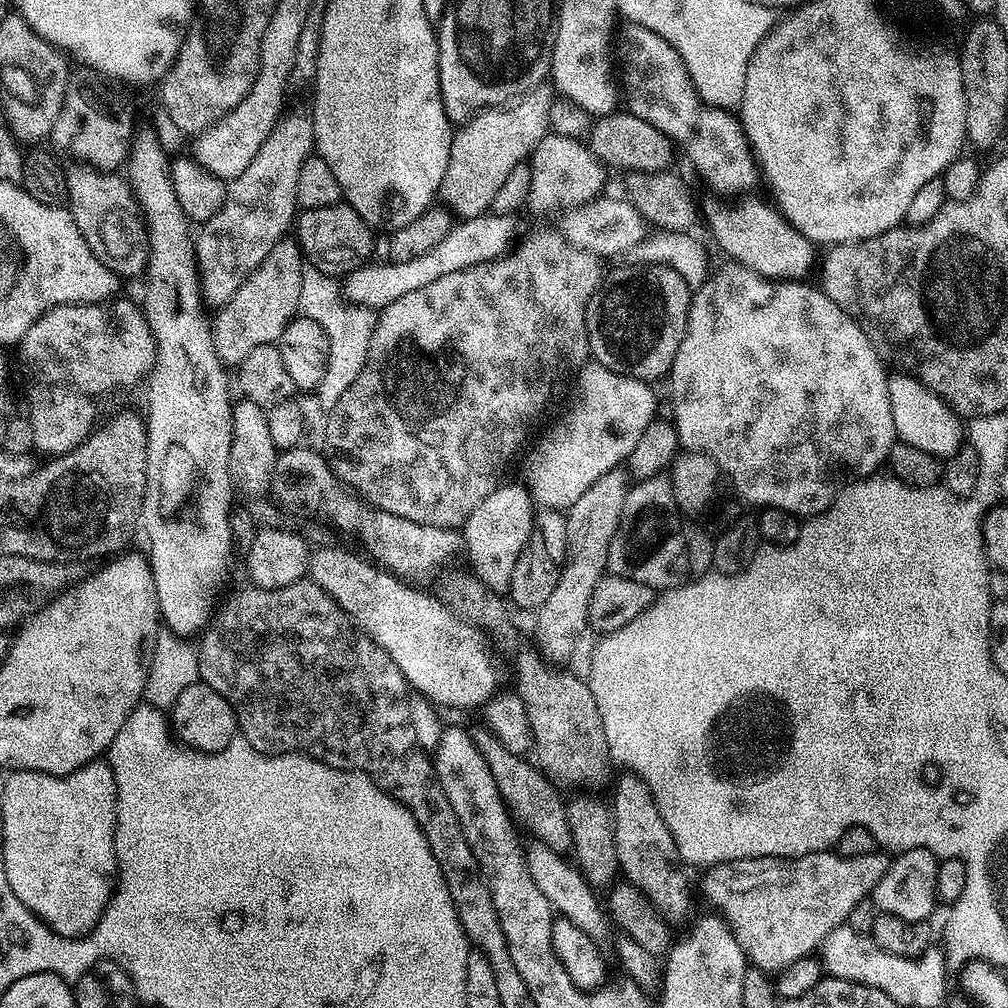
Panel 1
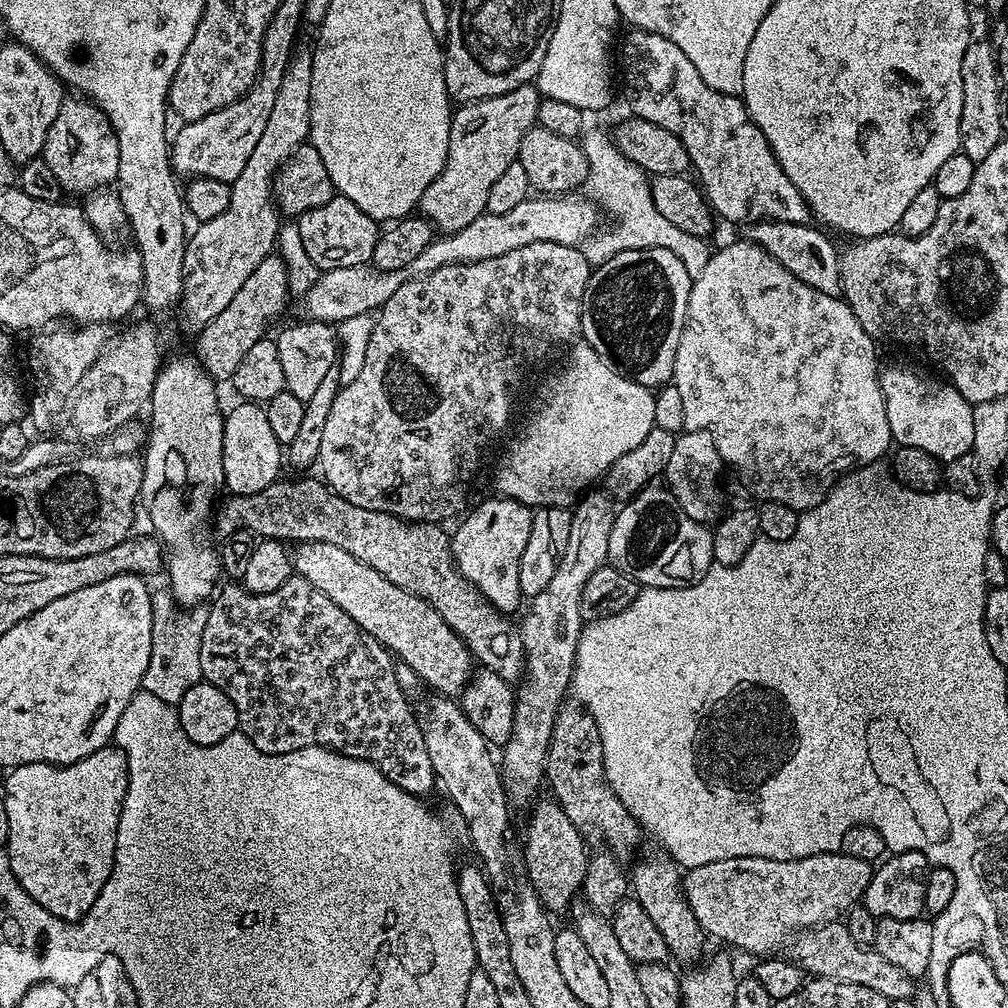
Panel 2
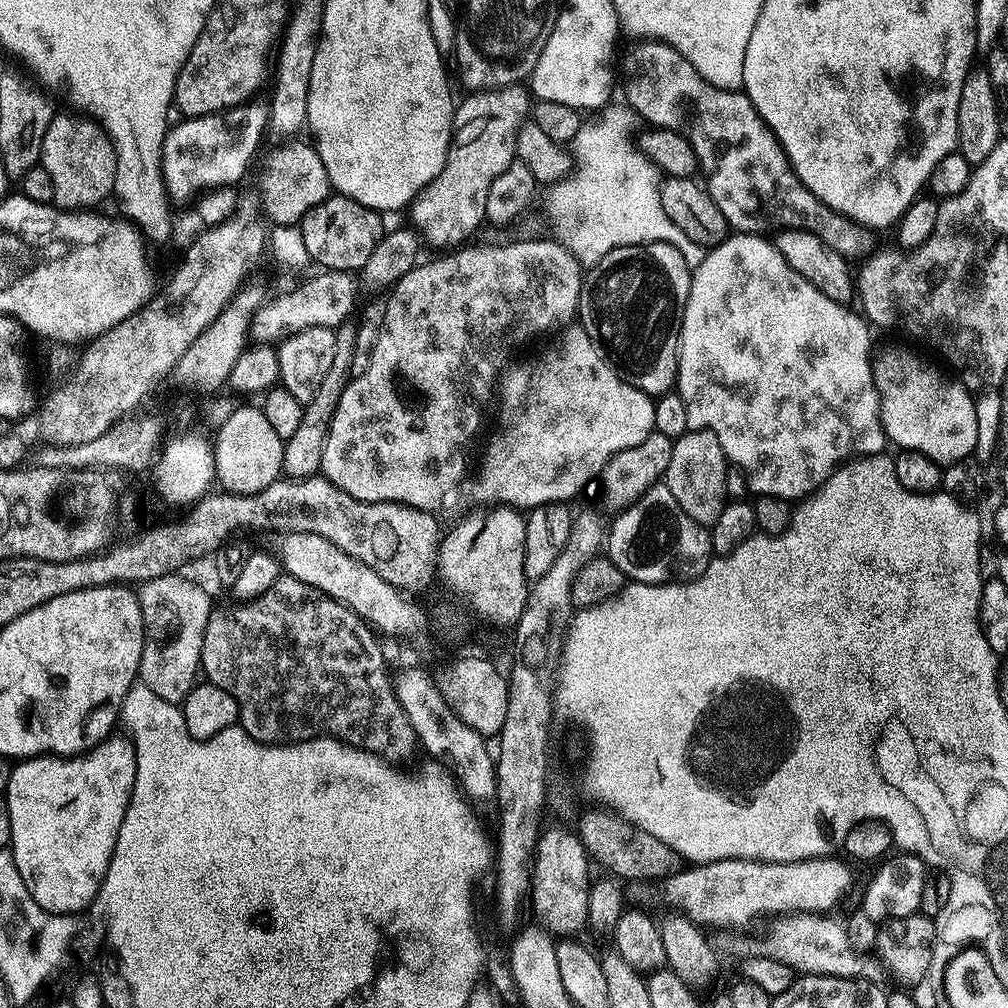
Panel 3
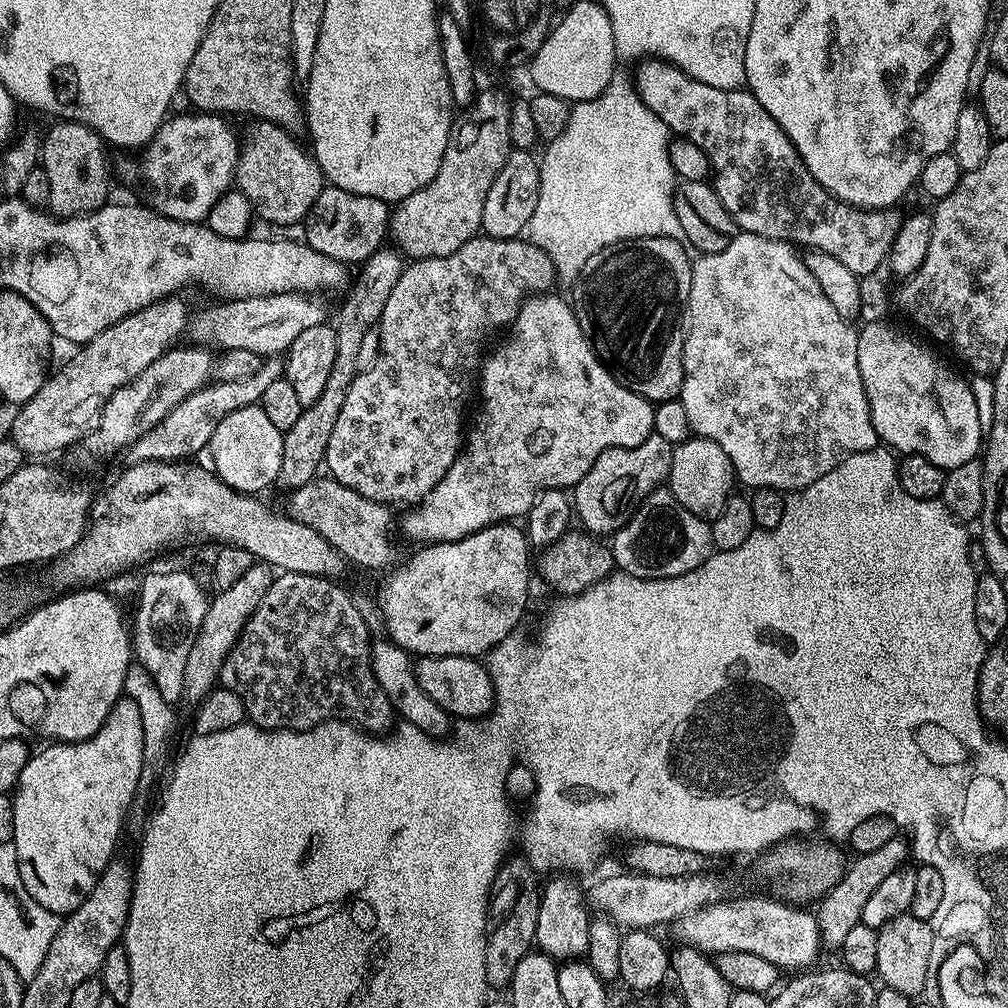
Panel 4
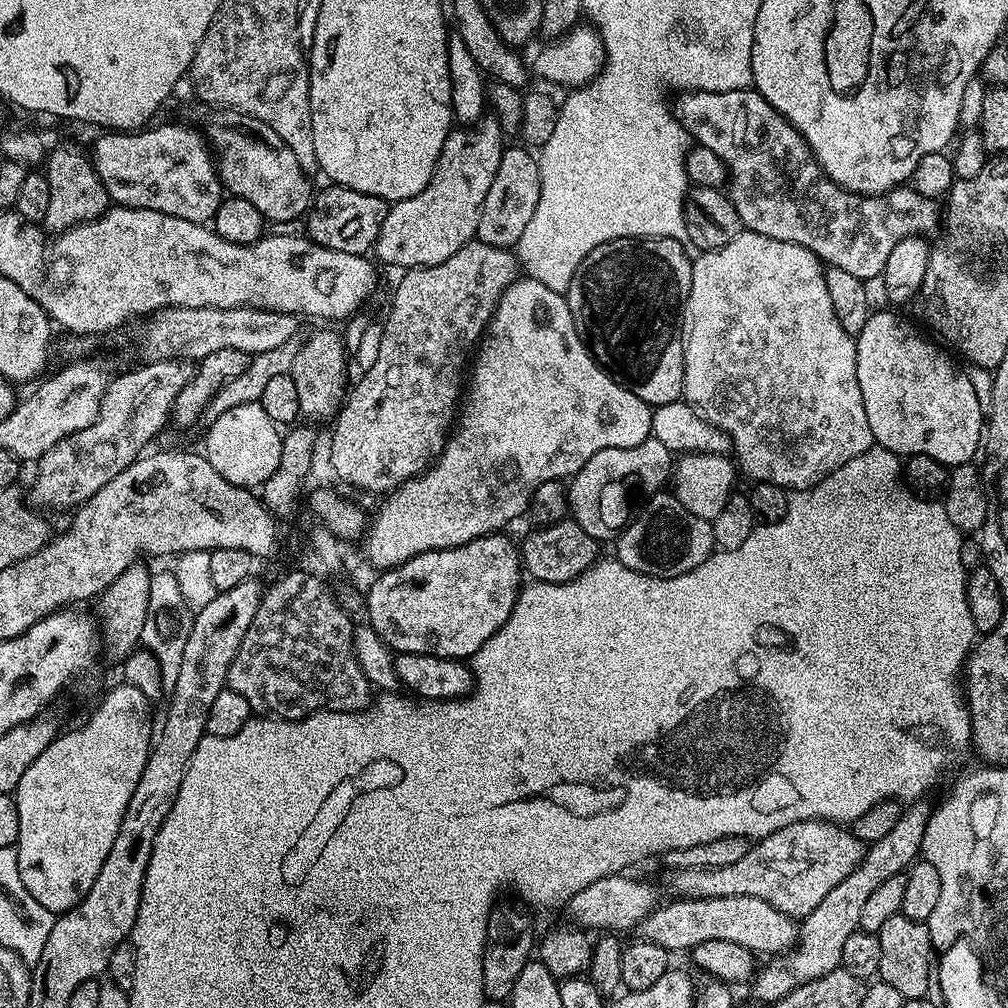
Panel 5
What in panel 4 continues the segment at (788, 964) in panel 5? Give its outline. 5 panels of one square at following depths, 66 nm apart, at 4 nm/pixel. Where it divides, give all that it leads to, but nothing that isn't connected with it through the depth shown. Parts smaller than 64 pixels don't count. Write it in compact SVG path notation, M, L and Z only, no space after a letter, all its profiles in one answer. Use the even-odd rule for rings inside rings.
M897 838L886 842L886 846L881 846L879 850L874 850L870 854L859 854L855 857L856 861L849 863L844 869L844 876L829 892L825 892L819 901L820 912L815 913L816 921L820 923L820 939L825 945L828 944L834 950L839 949L854 926L858 926L862 918L862 910L866 907L866 901L870 894L882 883L887 875L894 870L905 867L909 859L910 848L903 839Z

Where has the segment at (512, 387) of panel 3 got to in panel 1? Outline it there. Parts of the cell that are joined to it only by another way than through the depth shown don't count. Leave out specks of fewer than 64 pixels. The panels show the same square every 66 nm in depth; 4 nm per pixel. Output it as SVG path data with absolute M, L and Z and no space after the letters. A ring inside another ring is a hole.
M595 362L585 363L578 375L580 385L576 392L580 397L573 402L572 409L532 449L527 449L529 452L524 460L522 483L541 508L566 510L574 502L578 502L578 498L582 498L582 494L586 494L586 490L590 490L590 486L594 486L594 482L598 482L602 474L619 469L627 461L634 446L638 446L642 434L646 434L650 422L658 416L651 383L635 380L633 376L623 376Z

